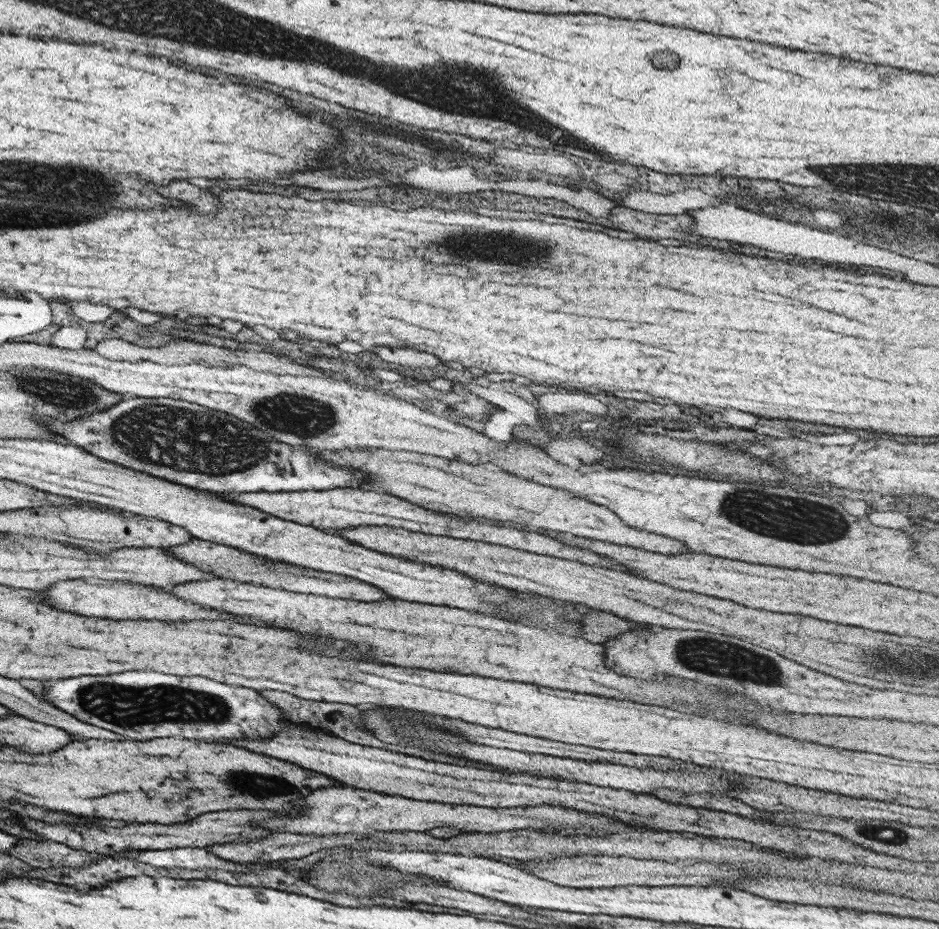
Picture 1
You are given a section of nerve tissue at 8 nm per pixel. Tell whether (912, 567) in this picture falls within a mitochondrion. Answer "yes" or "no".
no

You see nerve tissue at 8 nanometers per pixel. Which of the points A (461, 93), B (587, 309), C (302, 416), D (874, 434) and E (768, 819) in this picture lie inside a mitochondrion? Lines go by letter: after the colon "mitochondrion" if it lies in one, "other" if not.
A: mitochondrion
B: other
C: mitochondrion
D: other
E: other

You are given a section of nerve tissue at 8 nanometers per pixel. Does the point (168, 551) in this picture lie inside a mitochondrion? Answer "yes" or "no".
no

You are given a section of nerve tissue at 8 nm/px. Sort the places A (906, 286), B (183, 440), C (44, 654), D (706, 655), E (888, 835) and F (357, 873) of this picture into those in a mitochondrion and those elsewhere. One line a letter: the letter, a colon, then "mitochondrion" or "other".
A: other
B: mitochondrion
C: mitochondrion
D: mitochondrion
E: mitochondrion
F: mitochondrion

